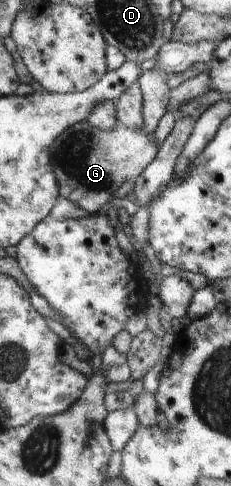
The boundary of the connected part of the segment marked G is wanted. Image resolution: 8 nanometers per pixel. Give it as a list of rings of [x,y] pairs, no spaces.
[[[87,120],[72,124],[68,130],[60,134],[52,146],[50,146],[50,164],[52,164],[53,172],[56,172],[56,182],[60,184],[60,194],[83,208],[90,215],[101,212],[104,204],[114,198],[114,193],[120,188],[123,182],[130,180],[133,183],[142,175],[147,167],[160,154],[158,142],[155,134],[146,132],[144,128],[126,128],[119,125],[112,132],[102,132],[98,128],[90,125]]]

